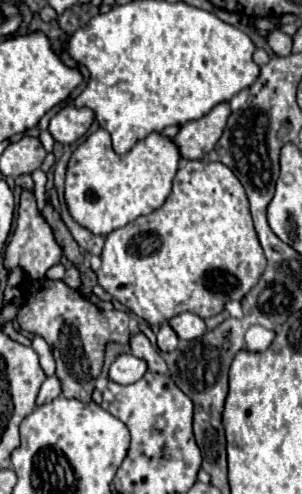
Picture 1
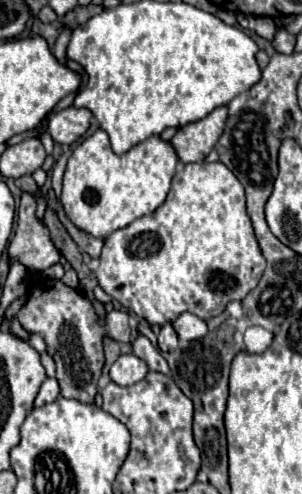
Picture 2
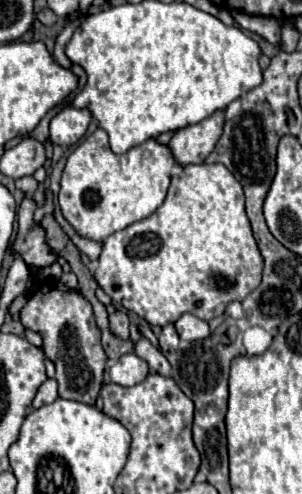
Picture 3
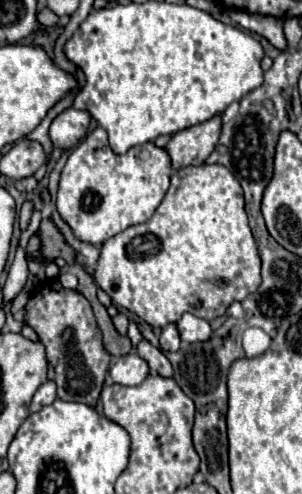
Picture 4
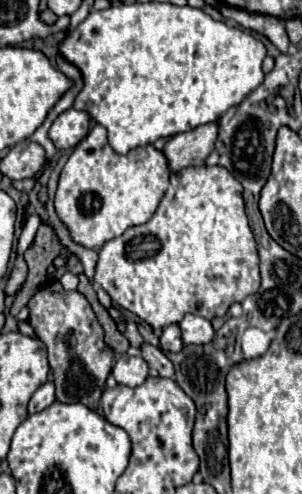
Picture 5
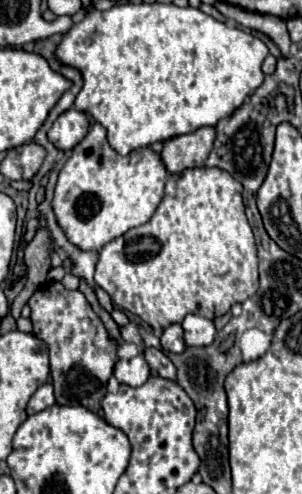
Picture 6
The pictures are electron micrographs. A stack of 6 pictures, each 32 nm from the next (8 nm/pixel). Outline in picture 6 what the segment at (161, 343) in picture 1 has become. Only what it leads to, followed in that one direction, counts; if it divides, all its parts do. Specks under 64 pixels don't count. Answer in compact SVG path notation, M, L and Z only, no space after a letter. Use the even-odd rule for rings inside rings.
M180 324L168 326L168 328L164 330L160 342L162 342L162 350L166 350L166 352L176 352L176 354L180 354L180 352L186 350L186 344L184 344L184 330L182 330Z

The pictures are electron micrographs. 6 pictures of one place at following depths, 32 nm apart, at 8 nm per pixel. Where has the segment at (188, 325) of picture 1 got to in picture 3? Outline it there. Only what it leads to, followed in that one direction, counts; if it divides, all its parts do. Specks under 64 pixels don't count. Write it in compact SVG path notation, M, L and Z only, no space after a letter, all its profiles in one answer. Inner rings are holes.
M182 314L178 320L176 320L176 330L180 334L180 340L188 340L188 342L194 342L194 340L204 340L210 336L210 328L208 328L208 322L206 320L200 320L198 316L194 314Z

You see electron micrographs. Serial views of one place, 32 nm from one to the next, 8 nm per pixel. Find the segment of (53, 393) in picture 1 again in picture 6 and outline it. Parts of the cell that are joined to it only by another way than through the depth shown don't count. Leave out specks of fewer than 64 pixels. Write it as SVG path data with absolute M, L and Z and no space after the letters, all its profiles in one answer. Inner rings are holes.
M42 384L42 386L34 392L34 396L30 398L26 412L28 412L28 416L32 416L32 414L36 414L36 412L40 412L40 410L44 410L44 408L50 408L52 404L54 404L52 384Z

